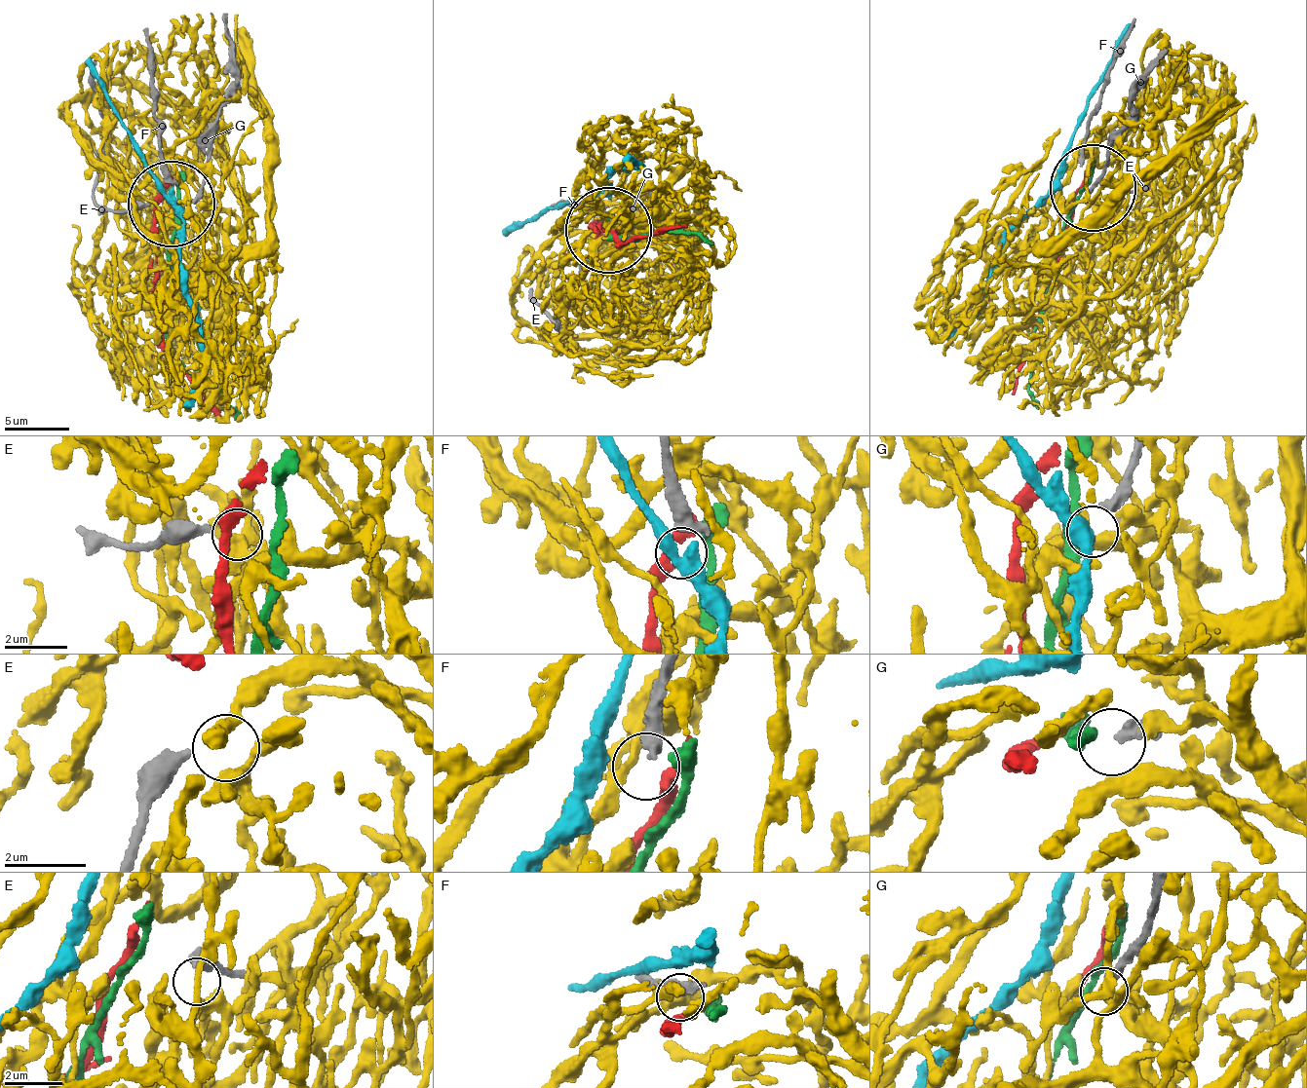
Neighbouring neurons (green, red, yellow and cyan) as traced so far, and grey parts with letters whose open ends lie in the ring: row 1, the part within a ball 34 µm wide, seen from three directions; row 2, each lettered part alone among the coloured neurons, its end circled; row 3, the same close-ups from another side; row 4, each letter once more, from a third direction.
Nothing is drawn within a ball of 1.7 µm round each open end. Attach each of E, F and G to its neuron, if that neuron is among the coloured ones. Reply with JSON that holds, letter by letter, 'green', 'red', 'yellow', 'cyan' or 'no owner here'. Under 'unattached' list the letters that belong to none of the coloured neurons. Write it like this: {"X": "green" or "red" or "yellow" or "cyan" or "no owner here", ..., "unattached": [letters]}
{"E": "no owner here", "F": "no owner here", "G": "no owner here", "unattached": ["E", "F", "G"]}

